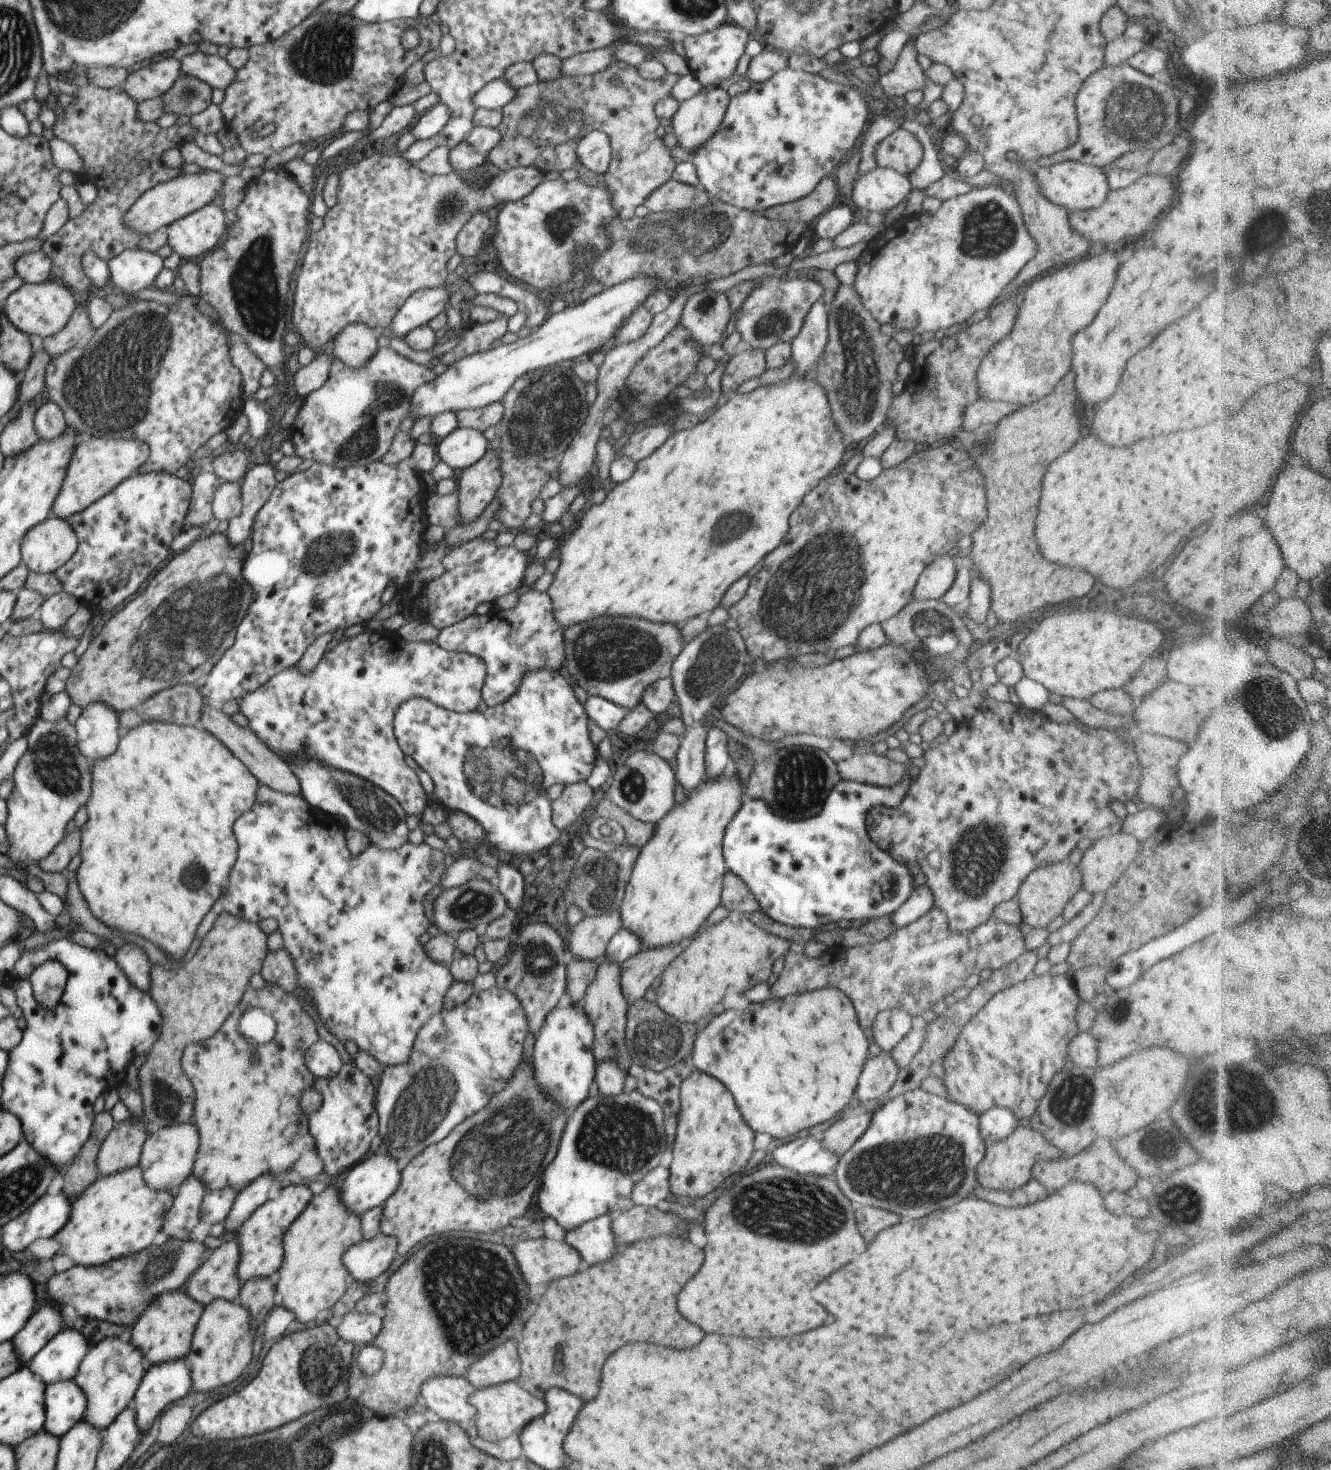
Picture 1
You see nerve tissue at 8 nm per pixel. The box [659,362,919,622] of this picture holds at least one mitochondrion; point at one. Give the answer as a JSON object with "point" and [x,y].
{"point":[728,520]}

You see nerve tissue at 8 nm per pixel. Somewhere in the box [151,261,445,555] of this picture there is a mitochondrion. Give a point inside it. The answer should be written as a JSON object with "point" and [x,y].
{"point":[365,438]}

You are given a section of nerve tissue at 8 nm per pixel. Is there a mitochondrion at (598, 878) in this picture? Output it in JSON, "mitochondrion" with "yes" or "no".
{"mitochondrion":"yes"}

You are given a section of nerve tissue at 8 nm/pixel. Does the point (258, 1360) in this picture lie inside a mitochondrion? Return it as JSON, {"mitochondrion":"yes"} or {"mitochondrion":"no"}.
{"mitochondrion":"no"}

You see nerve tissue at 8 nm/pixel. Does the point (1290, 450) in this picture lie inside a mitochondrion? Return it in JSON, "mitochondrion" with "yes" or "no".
{"mitochondrion":"no"}

